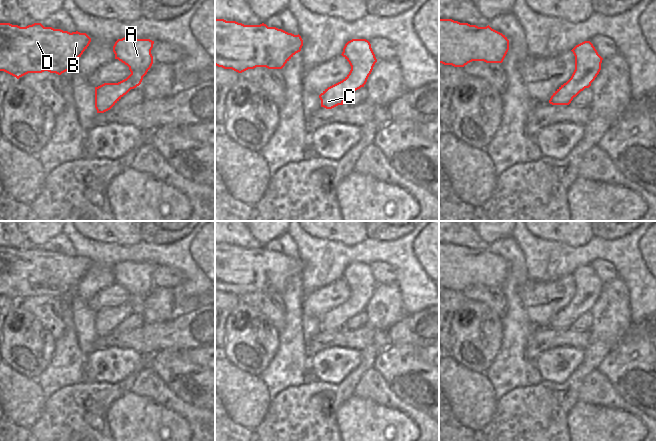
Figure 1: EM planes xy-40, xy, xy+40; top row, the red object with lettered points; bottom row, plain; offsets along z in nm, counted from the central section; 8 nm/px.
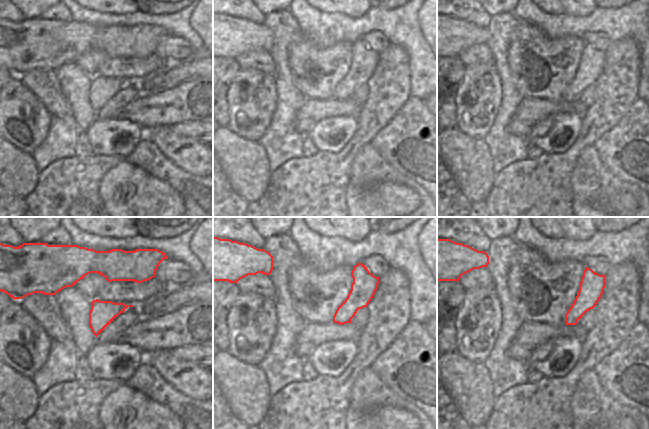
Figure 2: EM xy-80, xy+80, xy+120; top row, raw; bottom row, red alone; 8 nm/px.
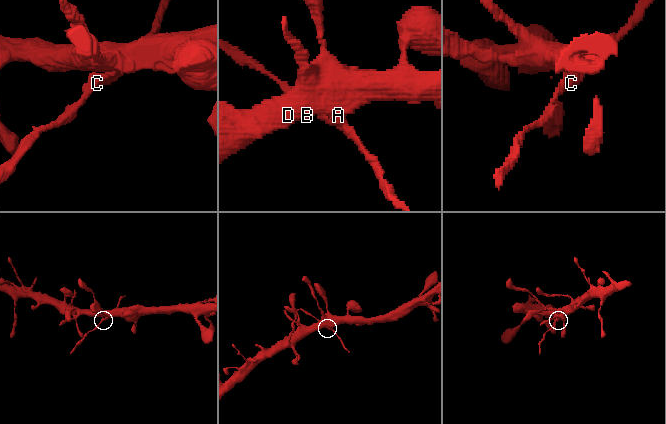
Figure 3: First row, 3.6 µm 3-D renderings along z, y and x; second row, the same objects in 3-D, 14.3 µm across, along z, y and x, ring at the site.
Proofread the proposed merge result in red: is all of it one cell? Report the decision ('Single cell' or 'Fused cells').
Fused cells

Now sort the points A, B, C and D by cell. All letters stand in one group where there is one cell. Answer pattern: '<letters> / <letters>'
A B D / C

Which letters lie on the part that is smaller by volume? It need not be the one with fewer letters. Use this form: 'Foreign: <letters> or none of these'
Foreign: C

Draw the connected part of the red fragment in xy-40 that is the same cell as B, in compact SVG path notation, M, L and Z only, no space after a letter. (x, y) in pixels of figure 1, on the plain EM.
M0 247L0 295L17 303L28 297L48 295L61 299L71 295L87 273L91 262L86 257L68 256L34 247L26 251Z

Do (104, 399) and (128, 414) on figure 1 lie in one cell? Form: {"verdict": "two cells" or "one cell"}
{"verdict": "two cells"}

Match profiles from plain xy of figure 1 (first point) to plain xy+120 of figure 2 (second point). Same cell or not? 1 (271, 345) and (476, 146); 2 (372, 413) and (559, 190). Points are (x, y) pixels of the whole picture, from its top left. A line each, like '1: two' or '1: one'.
1: two
2: two

